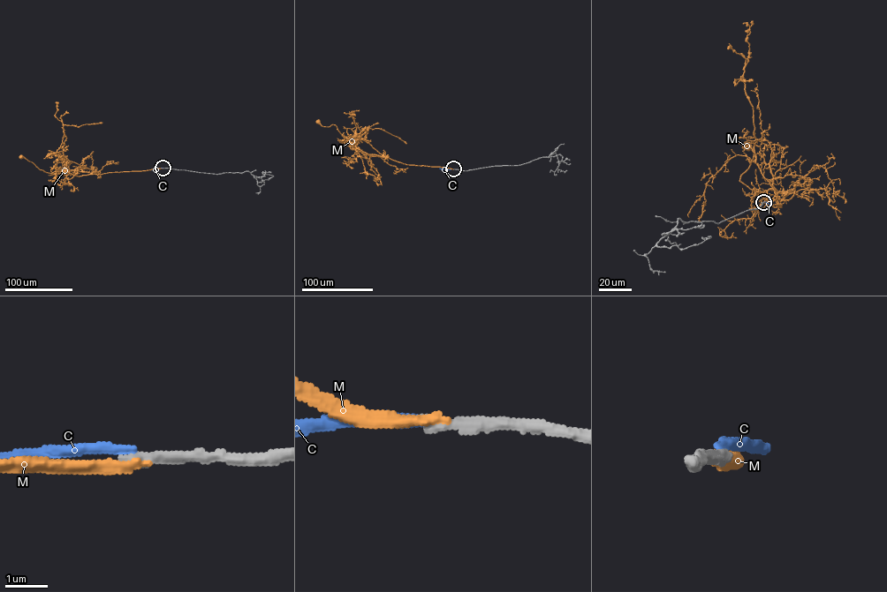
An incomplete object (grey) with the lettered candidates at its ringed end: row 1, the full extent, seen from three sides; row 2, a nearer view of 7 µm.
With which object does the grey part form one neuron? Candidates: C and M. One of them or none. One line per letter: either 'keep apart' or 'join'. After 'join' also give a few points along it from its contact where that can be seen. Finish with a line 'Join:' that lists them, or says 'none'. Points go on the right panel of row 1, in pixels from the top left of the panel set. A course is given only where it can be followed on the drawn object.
C: keep apart
M: keep apart
Join: none

